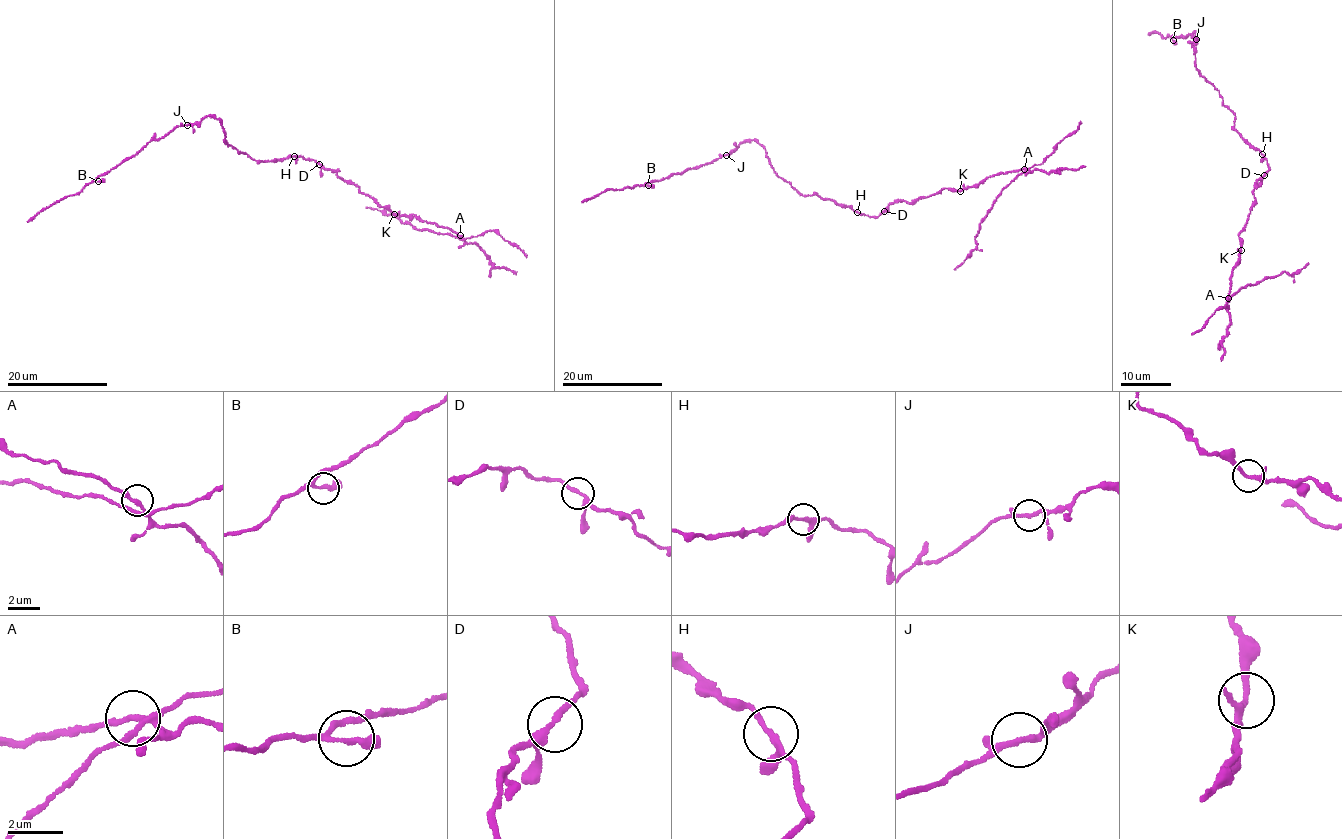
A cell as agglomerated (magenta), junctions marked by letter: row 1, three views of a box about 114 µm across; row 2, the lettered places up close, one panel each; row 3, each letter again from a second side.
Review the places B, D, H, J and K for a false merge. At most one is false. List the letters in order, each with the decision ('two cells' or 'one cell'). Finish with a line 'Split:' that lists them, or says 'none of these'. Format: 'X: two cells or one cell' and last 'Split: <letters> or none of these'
B: one cell
D: one cell
H: one cell
J: one cell
K: two cells
Split: K

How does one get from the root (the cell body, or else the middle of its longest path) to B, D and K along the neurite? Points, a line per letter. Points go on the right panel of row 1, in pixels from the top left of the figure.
B: (1249, 145), (1234, 128), (1235, 116), (1223, 104), (1219, 92), (1196, 67), (1196, 35), (1174, 35), (1173, 40)
D: (1249, 145), (1267, 160), (1269, 170), (1264, 175)
K: (1249, 145), (1261, 152), (1269, 170), (1257, 180), (1253, 191), (1256, 202), (1238, 236), (1241, 250)

